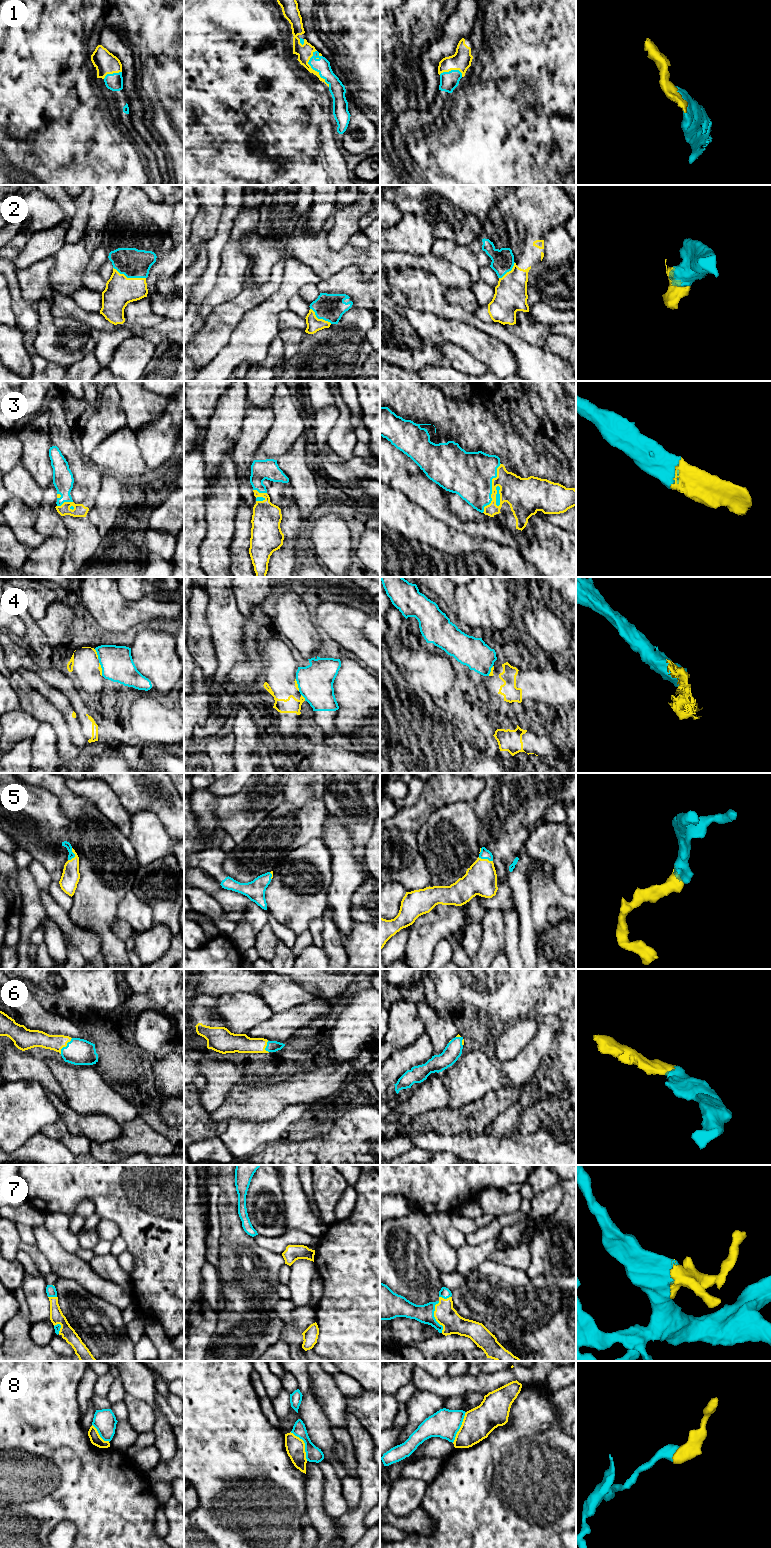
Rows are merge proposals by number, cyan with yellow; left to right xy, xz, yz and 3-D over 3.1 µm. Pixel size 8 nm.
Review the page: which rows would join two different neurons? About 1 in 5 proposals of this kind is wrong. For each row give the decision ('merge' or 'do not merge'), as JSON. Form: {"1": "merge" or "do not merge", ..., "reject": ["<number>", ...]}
{"1": "merge", "2": "merge", "3": "merge", "4": "do not merge", "5": "merge", "6": "merge", "7": "merge", "8": "do not merge", "reject": ["4", "8"]}

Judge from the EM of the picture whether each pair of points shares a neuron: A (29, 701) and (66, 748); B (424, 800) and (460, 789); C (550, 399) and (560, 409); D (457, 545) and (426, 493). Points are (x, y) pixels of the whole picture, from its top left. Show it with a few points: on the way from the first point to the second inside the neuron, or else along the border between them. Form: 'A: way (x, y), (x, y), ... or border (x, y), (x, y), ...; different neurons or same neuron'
A: way (42, 709), (60, 727), (62, 735); same neuron
B: way (433, 796), (440, 789), (451, 789); same neuron
C: way (552, 401), (558, 407); same neuron
D: border (423, 509), (464, 533); different neurons

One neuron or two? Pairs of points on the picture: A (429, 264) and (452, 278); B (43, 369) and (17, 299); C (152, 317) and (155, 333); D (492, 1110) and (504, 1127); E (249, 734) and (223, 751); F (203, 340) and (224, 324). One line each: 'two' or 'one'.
A: one
B: one
C: two
D: two
E: two
F: one

